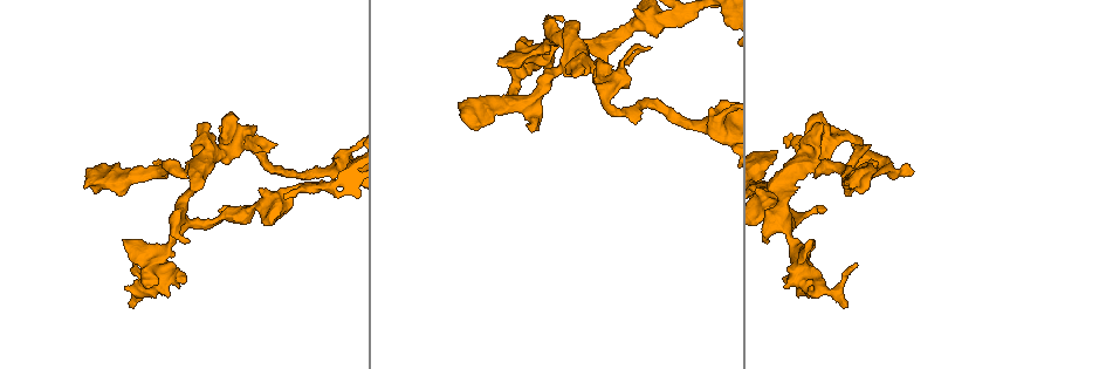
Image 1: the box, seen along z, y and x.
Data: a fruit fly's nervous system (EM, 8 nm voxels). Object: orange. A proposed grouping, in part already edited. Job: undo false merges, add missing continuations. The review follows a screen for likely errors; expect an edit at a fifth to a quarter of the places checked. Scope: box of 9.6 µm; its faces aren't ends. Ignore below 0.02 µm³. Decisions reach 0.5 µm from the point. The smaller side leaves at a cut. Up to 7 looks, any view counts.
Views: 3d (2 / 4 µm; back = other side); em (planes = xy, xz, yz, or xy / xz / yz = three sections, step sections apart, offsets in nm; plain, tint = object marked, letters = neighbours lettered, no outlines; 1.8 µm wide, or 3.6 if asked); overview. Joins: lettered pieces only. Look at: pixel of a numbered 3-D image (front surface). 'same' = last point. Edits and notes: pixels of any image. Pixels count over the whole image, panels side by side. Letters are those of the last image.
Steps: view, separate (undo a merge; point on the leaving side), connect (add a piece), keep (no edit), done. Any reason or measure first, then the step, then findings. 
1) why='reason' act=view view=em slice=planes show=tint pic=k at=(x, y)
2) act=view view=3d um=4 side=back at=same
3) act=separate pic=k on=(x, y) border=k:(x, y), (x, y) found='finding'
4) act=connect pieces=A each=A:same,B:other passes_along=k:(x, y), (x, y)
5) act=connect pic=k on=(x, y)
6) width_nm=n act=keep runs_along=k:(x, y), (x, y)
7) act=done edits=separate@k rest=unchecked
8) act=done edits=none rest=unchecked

why='thin neck' act=view view=em slice=yz step=4 show=tint pic=1 at=(806, 261)

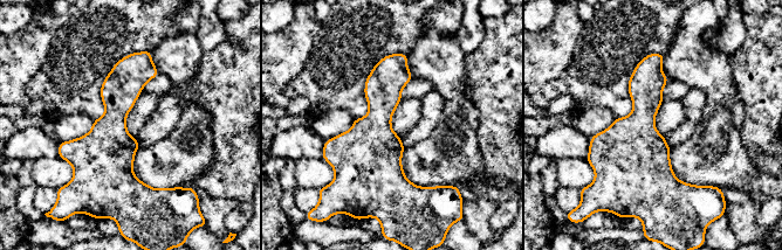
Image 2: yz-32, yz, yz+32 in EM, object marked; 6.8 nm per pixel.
why='another direction' act=view view=em slice=planes show=letters at=same

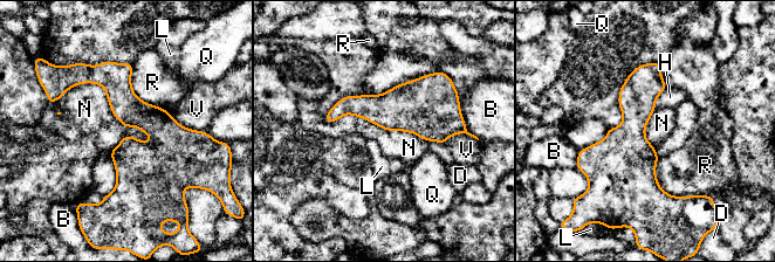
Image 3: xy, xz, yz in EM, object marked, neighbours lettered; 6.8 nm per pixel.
width_nm=200 act=keep each=B:other,D:other,H:other,L:other,N:other,Q:other,R:other,V:other border=3:(49, 102), (97, 83), (152, 140) found='continuous, no second cell'

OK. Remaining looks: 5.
why='looks like a crossing' act=view view=em slice=planes show=tint pic=1 at=(195, 163)

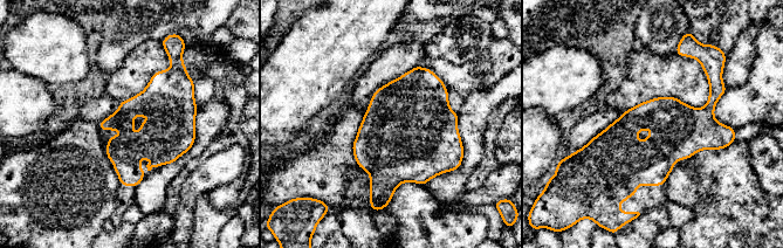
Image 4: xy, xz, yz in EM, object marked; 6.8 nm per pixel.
act=view view=em slice=planes show=letters at=same

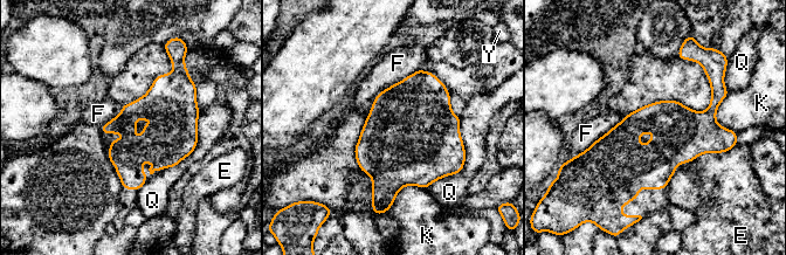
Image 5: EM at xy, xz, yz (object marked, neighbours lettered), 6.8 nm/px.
act=keep each=E:other,F:other,K:other,Q:other,Y:other found='continuous, no second cell'

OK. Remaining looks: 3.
act=done edits=none rest=unchecked

